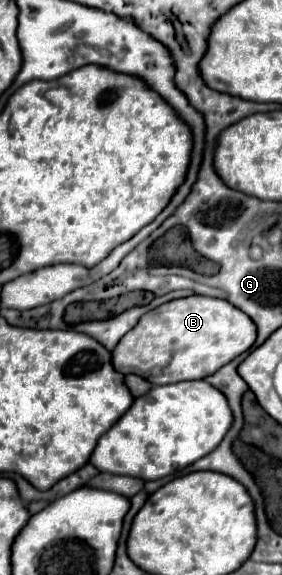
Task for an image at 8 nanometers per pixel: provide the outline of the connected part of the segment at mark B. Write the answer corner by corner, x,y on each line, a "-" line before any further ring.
191,295
185,299
175,299
159,305
157,309
145,313
139,323
119,341
113,351
113,367
123,373
135,373
147,379
151,385
167,385
187,379
201,379
217,371
219,367
233,361
237,355
245,353
257,339
257,327
253,327
253,319
243,311
237,311
229,301
205,295

